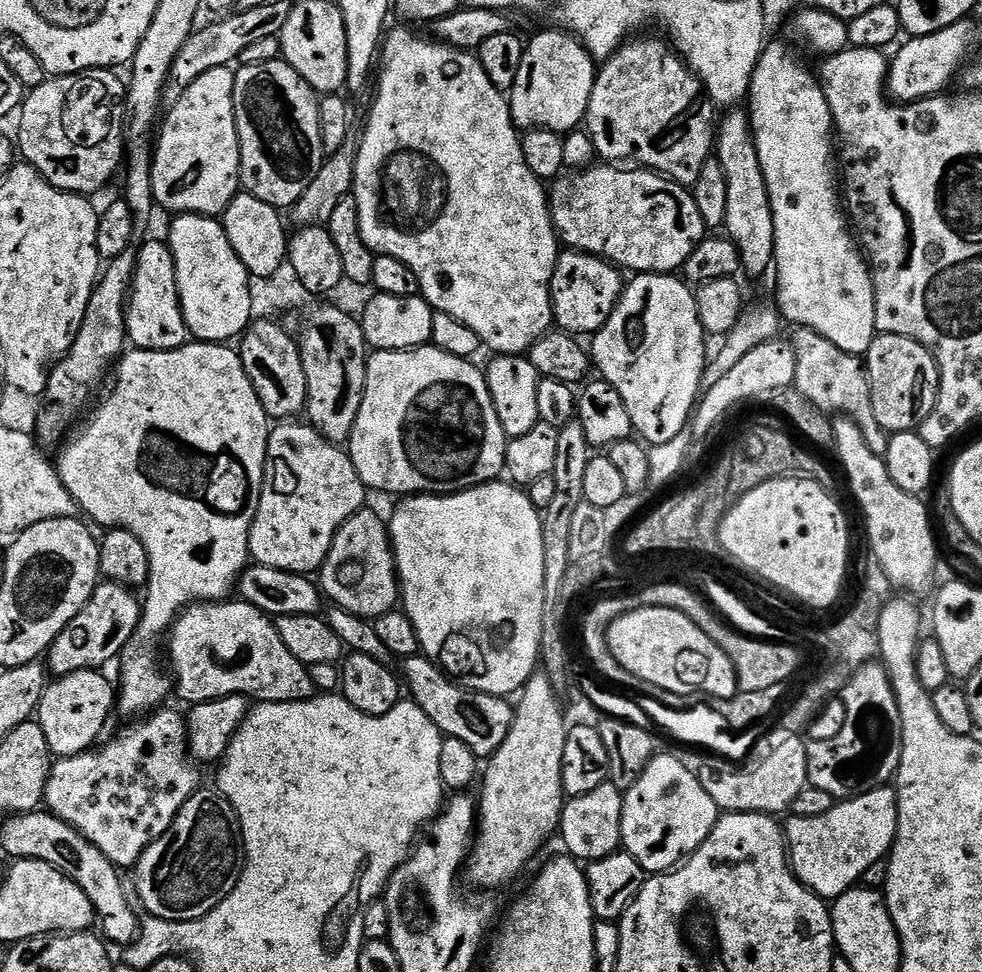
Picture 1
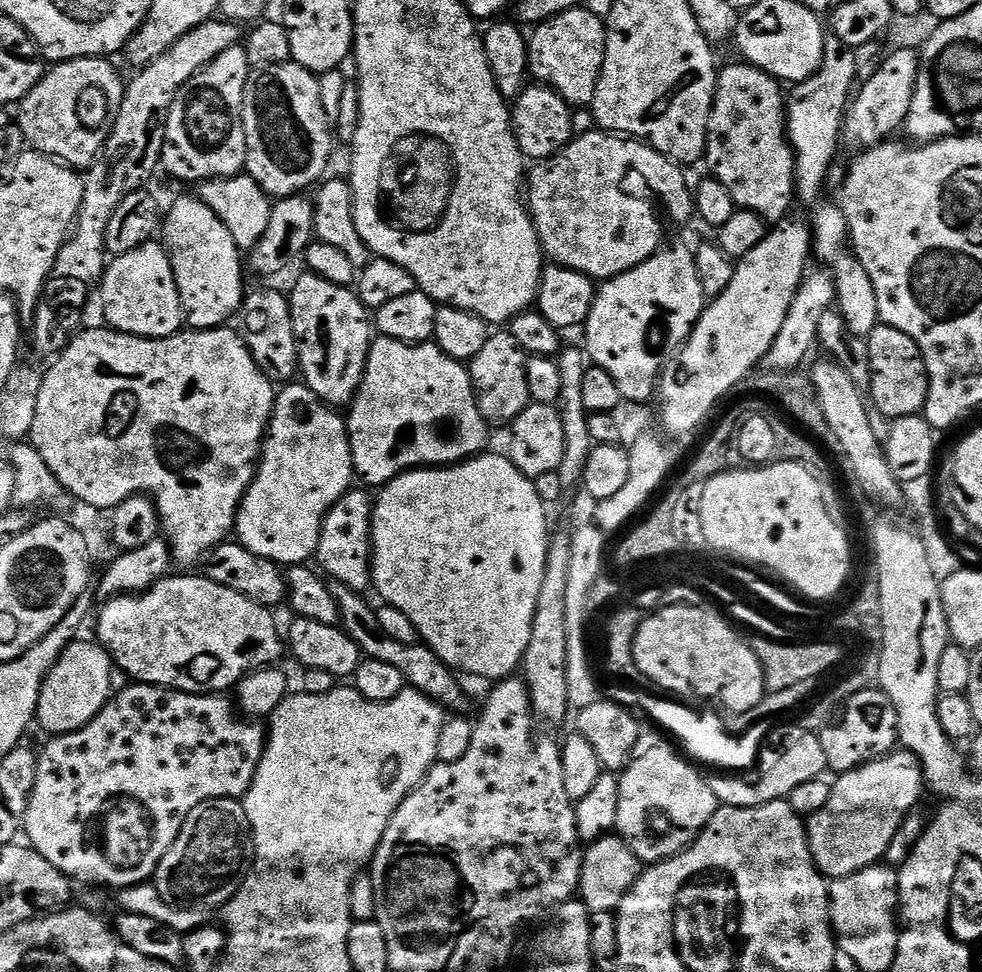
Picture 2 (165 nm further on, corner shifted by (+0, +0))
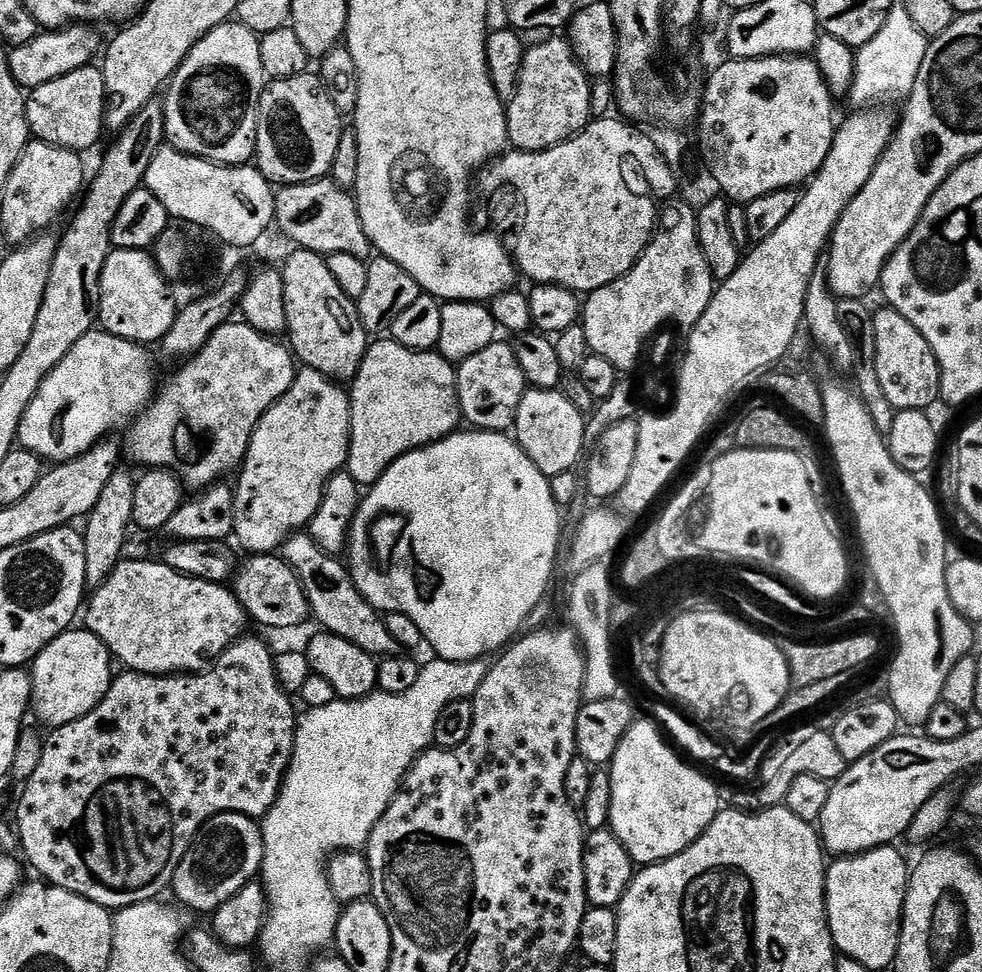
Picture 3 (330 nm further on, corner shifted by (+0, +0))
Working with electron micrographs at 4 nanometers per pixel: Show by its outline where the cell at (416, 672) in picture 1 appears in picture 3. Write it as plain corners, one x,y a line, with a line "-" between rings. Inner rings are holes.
307,534
289,536
282,545
282,557
289,567
296,569
311,615
323,631
338,634
338,638
354,642
354,646
377,658
393,655
397,651
394,638
390,638
390,630
386,630
384,616
356,588
352,573
337,557
322,551

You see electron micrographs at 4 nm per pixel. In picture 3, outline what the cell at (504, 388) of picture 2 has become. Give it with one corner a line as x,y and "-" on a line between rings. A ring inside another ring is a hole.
497,342
478,350
471,358
459,361
456,368
456,393
460,415
473,429
507,433
515,425
518,406
526,391
526,381
511,343

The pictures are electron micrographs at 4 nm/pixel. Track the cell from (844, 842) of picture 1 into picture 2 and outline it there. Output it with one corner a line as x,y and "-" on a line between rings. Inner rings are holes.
893,750
879,760
872,760
860,768
837,775
832,784
830,802
818,810
818,814
807,817
808,845
817,870
825,878
849,876
863,868
871,868
873,864
883,861
886,850
890,846
890,838
902,826
906,814
917,807
920,800
920,788
925,787
924,771
920,768
920,759
912,752

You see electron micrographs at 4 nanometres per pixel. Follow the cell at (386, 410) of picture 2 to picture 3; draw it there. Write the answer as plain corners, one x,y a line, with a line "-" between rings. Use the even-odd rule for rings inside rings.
380,338
369,343
356,379
350,384
352,402
352,441
348,451
346,470
361,486
371,486
398,458
427,444
445,440
461,427
460,403
456,393
456,368
453,361
439,351
415,352
397,344
391,338

